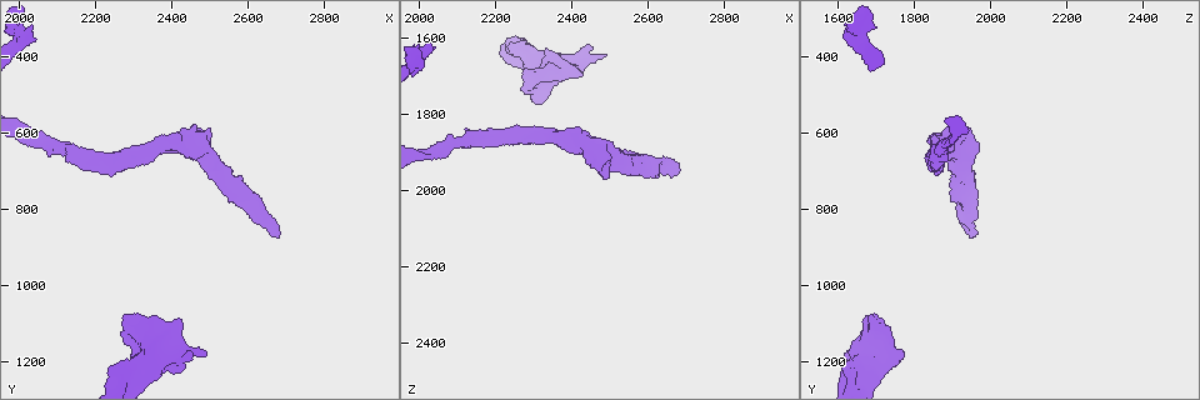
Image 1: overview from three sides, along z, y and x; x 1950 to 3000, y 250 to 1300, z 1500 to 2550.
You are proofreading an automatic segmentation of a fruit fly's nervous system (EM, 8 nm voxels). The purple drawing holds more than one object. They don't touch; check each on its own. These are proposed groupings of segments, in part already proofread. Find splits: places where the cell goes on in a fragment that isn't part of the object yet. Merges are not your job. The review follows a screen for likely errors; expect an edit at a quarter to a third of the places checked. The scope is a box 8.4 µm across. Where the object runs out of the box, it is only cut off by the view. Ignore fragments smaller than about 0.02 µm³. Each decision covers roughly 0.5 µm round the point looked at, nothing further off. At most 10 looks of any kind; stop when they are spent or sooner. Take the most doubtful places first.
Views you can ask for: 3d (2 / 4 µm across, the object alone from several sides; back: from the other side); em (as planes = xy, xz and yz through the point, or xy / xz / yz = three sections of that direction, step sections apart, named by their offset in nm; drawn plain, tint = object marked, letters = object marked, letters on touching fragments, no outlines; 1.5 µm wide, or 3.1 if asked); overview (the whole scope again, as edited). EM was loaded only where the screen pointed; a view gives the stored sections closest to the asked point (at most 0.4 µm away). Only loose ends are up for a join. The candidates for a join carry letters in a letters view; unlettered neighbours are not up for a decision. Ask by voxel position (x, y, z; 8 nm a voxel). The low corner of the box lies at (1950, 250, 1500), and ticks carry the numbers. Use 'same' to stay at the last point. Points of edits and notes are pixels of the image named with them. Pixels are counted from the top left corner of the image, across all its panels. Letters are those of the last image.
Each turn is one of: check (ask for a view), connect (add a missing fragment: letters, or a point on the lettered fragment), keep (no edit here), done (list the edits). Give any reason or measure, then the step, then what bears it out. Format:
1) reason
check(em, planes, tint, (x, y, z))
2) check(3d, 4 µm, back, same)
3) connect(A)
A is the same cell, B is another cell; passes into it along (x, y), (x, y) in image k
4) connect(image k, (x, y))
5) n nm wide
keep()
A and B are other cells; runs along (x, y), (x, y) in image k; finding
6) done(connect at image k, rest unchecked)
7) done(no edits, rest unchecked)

free end
check(em, xy, step 8, tint, (2425, 1085, 1690))

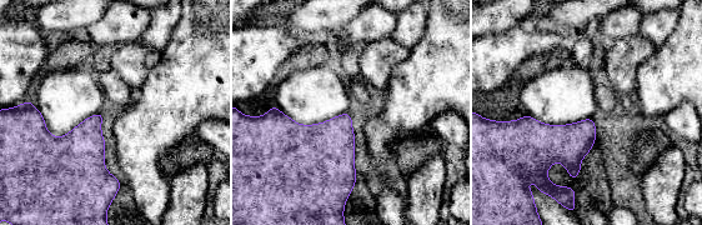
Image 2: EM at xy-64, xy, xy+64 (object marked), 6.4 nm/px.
cut it another way
check(em, planes, letters, same)

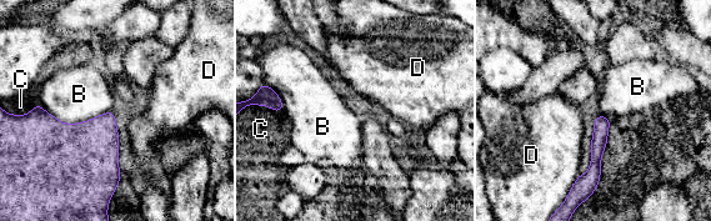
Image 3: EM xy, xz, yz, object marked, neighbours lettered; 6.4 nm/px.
B touches over 480 nm
keep()
B, C and D are other cells; no lettered fragment goes on from it

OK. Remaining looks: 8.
free end
check(em, planes, letters, (2685, 880, 1955))

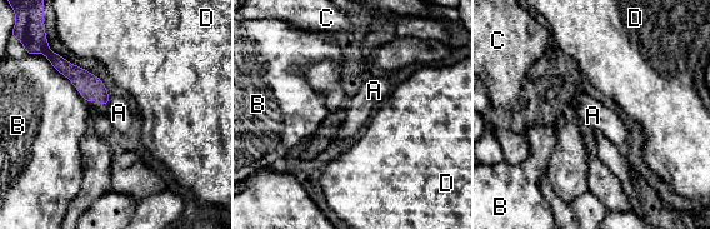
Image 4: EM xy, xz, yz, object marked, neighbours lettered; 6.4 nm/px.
keep()
A, B, C and D are other cells; none of them fits

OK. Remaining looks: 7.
an open end
check(em, planes, letters, (2030, 320, 1635))

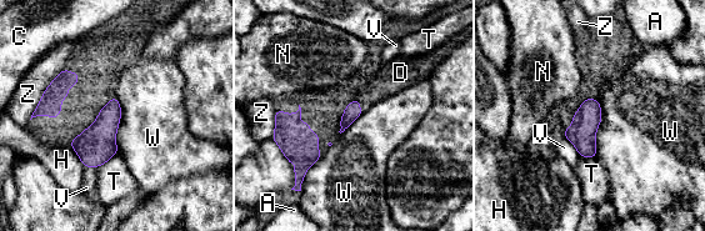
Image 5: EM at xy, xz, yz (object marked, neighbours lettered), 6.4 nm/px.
connect(image 5, (389, 80))
D is the same cell, A, C, H, N, T, V, W and Z are other cells; passes into it along (353, 111), (360, 106), (389, 80) in image 5; it goes on there

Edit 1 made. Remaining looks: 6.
see it whole again
check(overview)

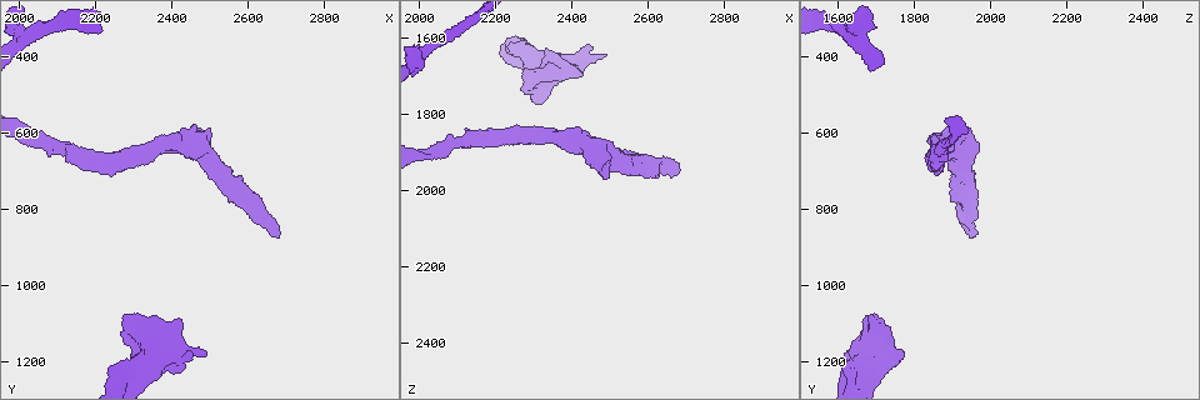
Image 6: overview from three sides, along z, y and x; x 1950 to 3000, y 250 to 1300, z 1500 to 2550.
an open end
check(em, planes, plain, (2475, 625, 1970))

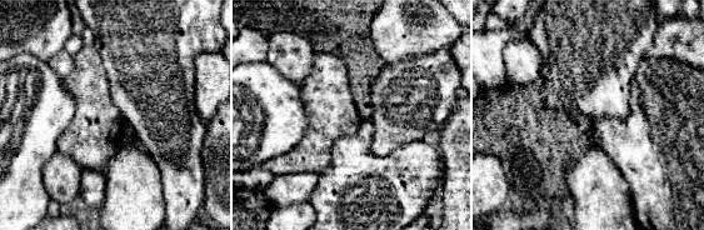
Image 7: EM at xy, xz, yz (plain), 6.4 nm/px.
check(em, planes, letters, same)

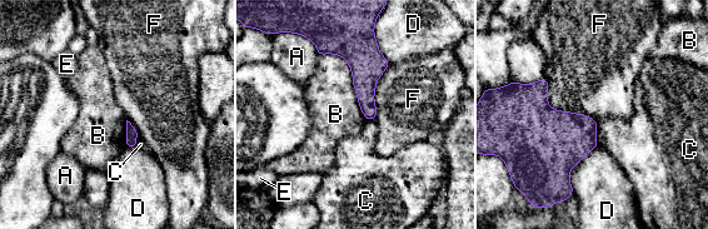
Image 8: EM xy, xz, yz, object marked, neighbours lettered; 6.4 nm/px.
keep()
A, B, C, D, E and F are other cells; border along (319, 54), (347, 61), (367, 119) in image 8; none of them fits

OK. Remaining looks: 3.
done(connect at image 5, rest unchecked)

